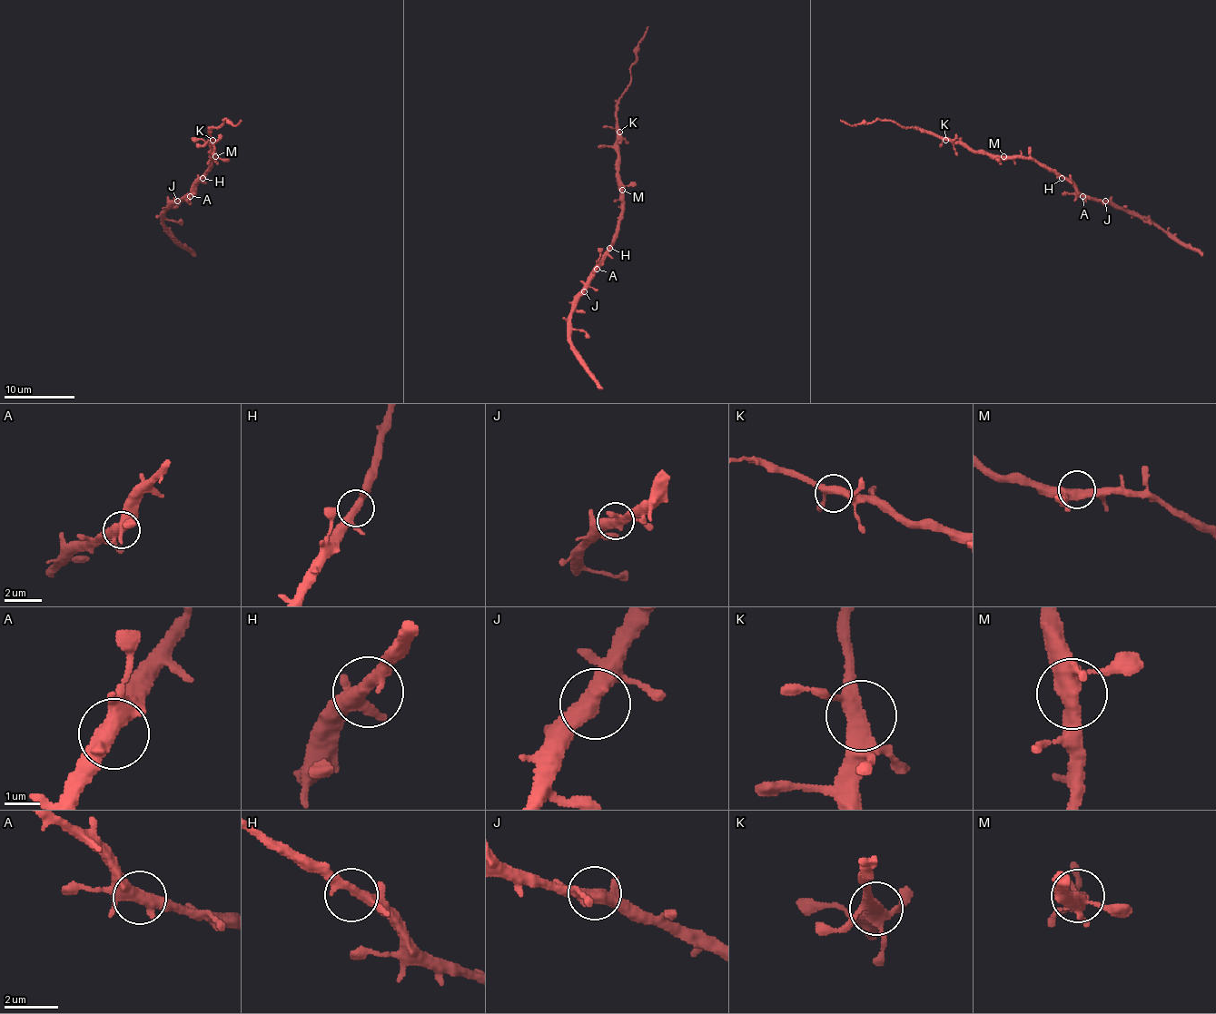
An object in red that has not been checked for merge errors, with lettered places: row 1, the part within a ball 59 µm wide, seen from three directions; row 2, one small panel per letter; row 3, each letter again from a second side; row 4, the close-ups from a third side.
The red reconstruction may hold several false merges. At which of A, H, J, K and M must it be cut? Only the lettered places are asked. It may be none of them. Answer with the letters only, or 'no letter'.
no letter

